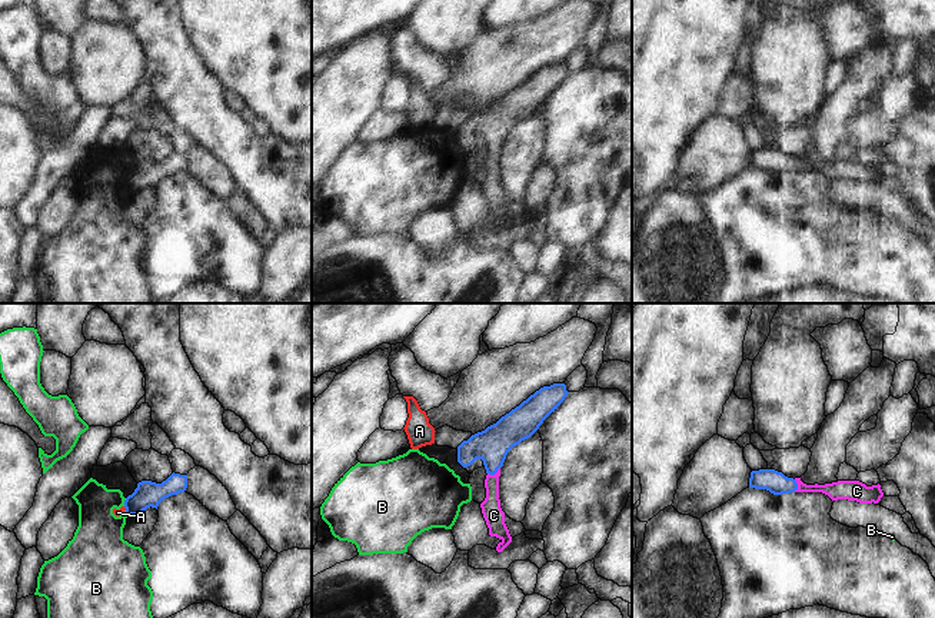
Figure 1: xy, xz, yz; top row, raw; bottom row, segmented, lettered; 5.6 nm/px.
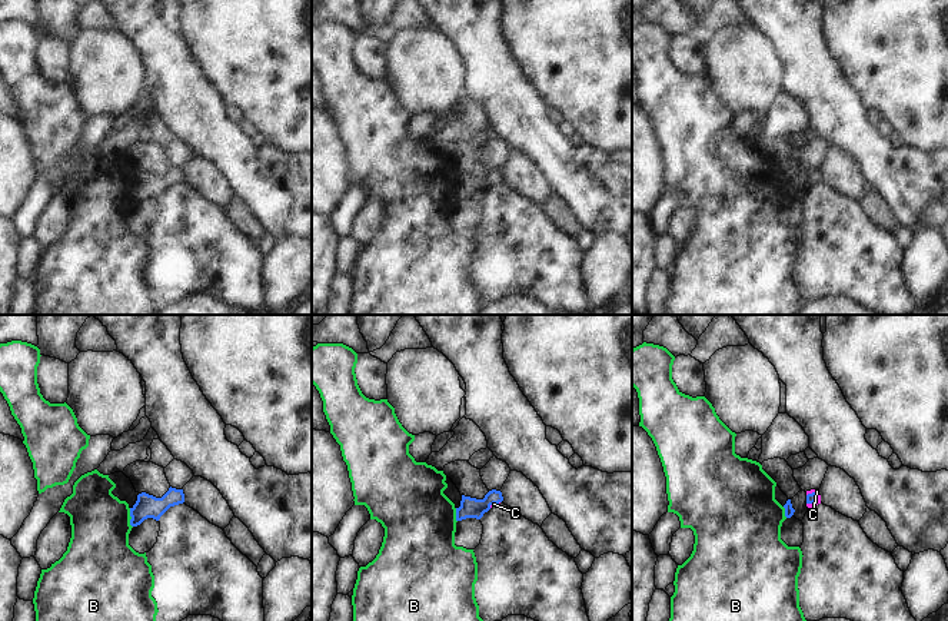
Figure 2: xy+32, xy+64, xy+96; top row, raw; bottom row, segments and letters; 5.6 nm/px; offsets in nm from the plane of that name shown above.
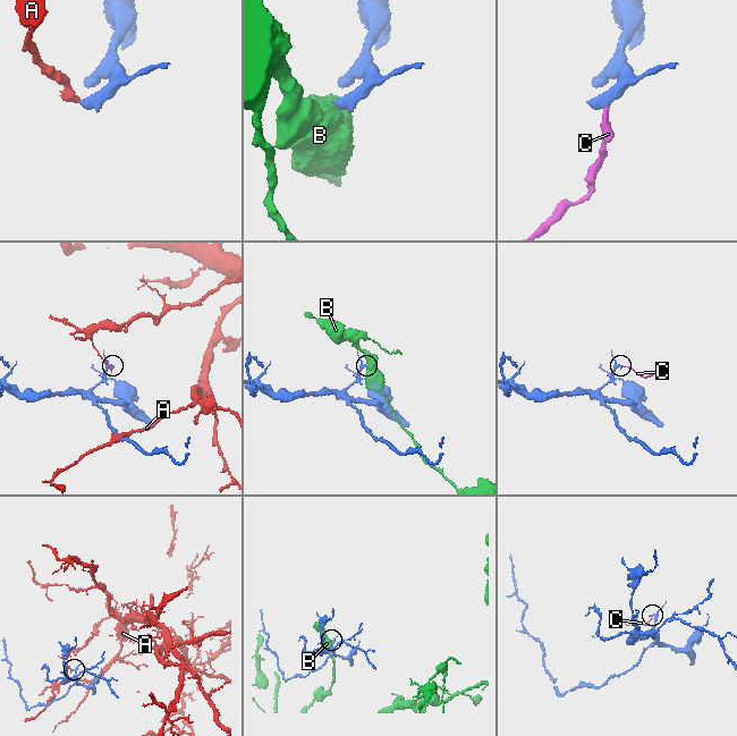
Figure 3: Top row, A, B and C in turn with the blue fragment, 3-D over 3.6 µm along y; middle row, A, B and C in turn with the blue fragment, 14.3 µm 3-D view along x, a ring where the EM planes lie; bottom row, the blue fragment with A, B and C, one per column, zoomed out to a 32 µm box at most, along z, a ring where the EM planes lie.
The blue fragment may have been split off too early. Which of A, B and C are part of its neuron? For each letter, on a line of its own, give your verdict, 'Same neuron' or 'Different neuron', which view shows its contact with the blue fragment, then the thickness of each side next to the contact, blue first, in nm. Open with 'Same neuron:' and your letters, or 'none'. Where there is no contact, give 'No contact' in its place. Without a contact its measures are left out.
Same neuron: C
A: Different neuron. Touches blue in xy. Thickness 150 nm (blue) against 50 nm
B: Different neuron. Touches blue in xy. Thickness 150 nm (blue) against 280 nm
C: Same neuron. Touches blue in xz. Thickness 190 nm (blue) against 120 nm

